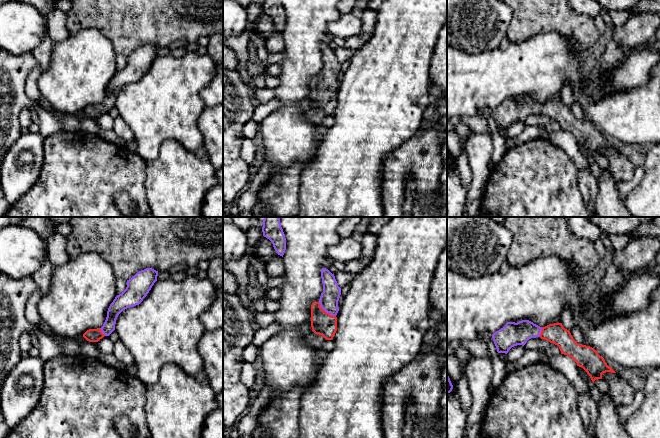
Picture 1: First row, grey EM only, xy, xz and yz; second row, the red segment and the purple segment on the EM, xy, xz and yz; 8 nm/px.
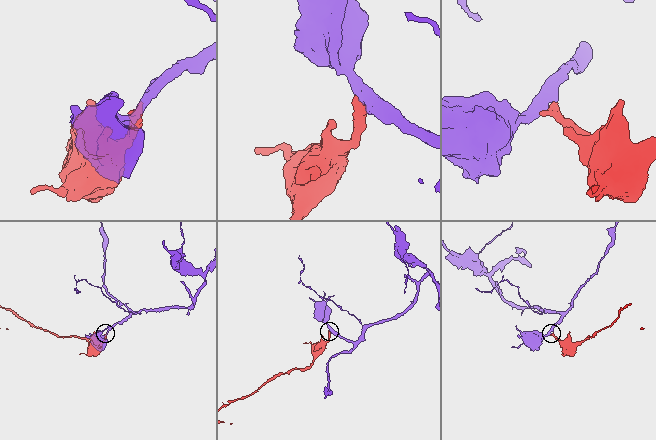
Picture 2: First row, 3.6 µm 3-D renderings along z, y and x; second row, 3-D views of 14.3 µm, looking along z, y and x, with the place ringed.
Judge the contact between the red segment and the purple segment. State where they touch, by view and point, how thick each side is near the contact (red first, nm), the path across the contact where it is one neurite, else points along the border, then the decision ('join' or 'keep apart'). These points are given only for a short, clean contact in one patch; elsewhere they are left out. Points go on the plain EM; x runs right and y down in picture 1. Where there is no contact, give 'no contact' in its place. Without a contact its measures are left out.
contact xz (326, 88); calibres 190 and 150 nm; way xz (322, 99), (326, 88), (329, 74); join

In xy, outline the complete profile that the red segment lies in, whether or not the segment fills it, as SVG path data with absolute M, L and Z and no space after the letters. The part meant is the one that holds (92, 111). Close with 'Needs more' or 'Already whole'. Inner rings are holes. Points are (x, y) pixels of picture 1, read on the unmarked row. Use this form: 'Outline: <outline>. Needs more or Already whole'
Outline: M146 44L127 56L126 65L110 80L106 96L101 104L89 105L83 113L89 118L98 118L115 106L116 95L125 85L139 81L157 57L158 47Z. Needs more

